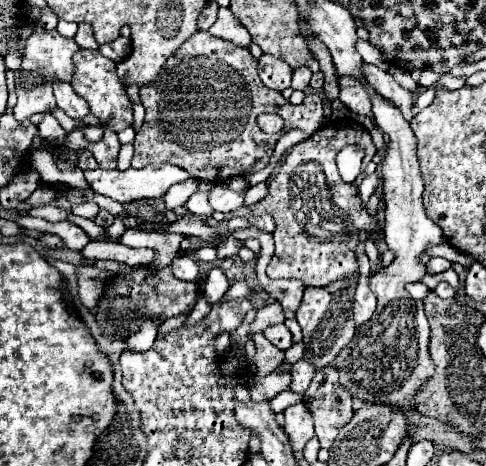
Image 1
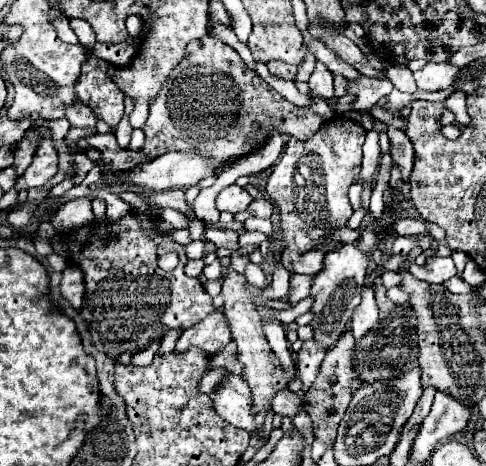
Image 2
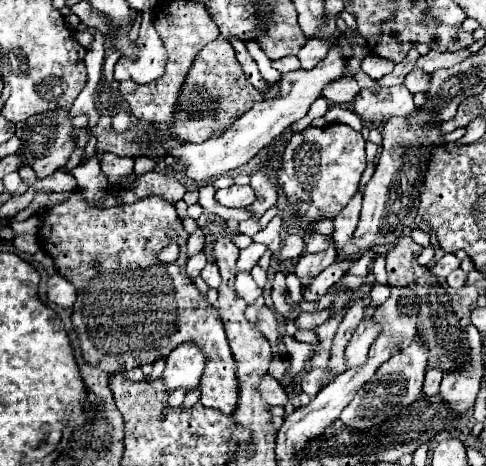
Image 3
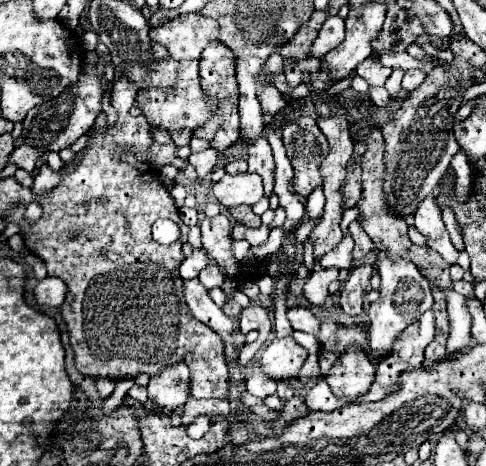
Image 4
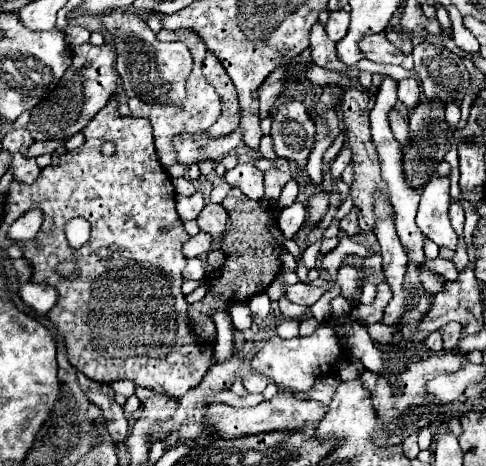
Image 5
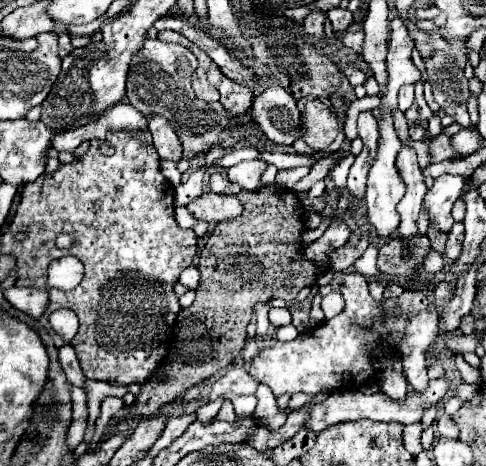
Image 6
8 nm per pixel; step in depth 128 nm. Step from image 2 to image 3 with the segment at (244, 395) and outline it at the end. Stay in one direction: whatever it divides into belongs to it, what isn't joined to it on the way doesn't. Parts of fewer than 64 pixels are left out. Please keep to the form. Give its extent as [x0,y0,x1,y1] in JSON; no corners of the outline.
[38,190,238,416]

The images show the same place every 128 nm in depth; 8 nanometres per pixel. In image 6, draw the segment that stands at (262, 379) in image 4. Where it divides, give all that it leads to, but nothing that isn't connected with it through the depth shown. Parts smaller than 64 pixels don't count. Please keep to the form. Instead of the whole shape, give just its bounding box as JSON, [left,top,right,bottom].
[206,366,256,402]

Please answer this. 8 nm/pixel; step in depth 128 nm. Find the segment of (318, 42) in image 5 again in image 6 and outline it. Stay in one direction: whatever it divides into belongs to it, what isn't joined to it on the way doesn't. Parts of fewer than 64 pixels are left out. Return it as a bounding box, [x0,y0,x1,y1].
[304,12,326,40]

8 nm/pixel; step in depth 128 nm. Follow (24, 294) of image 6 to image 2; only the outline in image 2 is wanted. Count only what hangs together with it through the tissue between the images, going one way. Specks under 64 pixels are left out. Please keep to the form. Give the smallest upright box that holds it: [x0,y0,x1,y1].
[60,266,84,308]

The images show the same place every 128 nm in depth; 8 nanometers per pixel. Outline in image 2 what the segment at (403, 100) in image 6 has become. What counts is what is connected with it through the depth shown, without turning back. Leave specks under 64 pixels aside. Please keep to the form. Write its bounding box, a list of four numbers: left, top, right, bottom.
[414,62,458,92]

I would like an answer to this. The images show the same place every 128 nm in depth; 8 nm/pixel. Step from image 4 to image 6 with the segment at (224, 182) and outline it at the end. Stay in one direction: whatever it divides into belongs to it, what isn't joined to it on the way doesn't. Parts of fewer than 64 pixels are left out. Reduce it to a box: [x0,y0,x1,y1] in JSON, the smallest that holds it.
[228,158,266,190]

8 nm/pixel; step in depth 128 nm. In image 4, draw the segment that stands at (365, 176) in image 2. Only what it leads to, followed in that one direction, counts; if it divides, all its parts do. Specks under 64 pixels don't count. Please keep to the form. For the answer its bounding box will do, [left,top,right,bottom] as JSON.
[320,234,354,270]

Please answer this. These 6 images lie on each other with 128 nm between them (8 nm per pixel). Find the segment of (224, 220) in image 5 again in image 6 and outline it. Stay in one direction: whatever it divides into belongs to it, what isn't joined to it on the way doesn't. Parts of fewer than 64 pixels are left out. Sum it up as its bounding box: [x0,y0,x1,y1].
[186,192,244,224]

